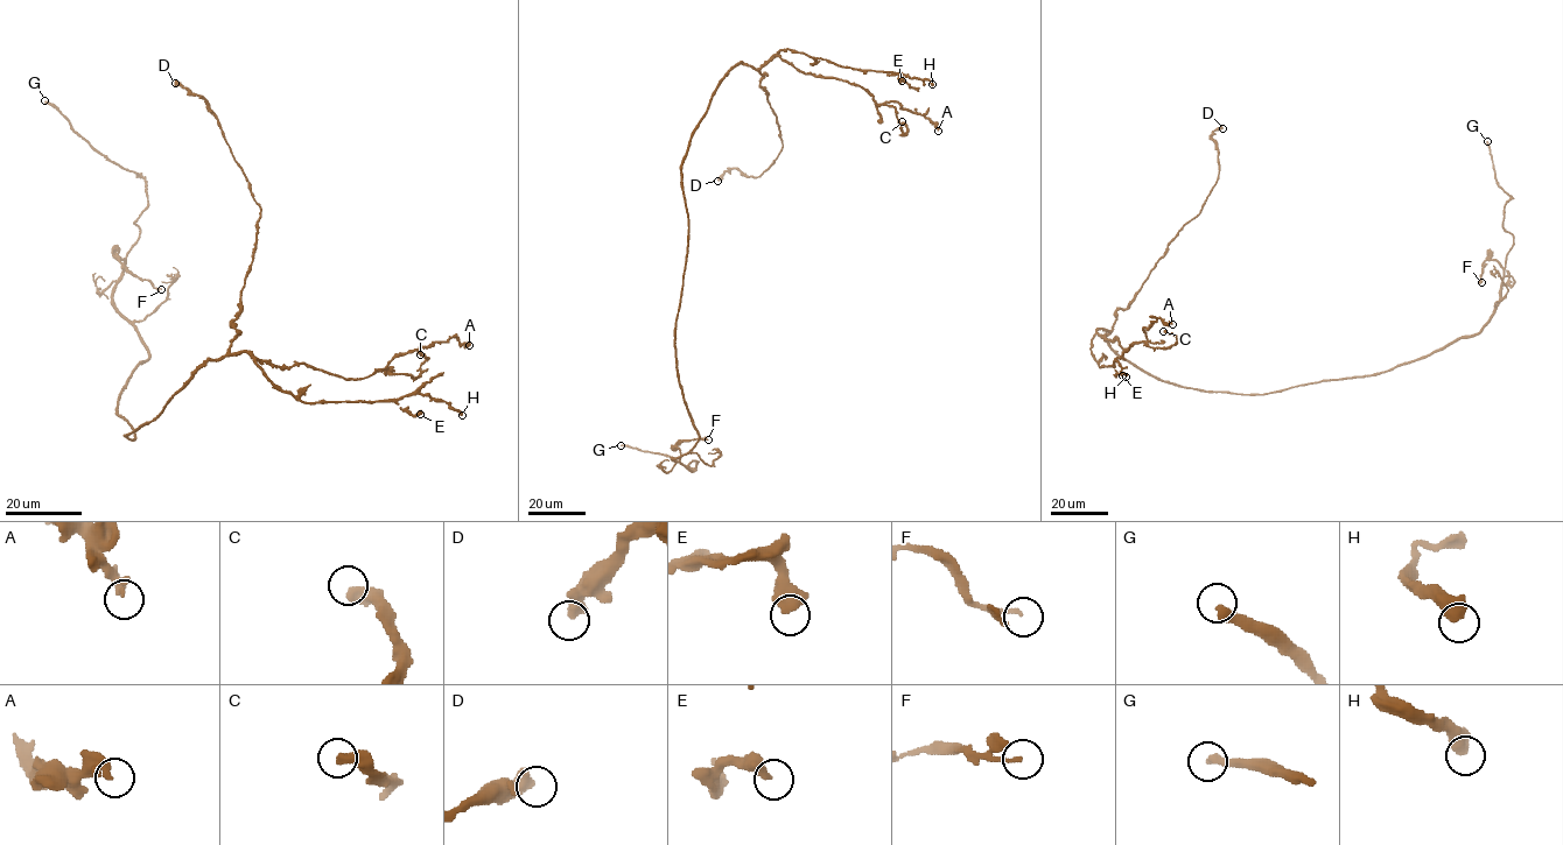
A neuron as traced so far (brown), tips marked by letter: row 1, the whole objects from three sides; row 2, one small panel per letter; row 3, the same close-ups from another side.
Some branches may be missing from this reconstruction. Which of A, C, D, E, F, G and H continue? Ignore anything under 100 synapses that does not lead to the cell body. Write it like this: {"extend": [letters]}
{"extend": ["G"]}

